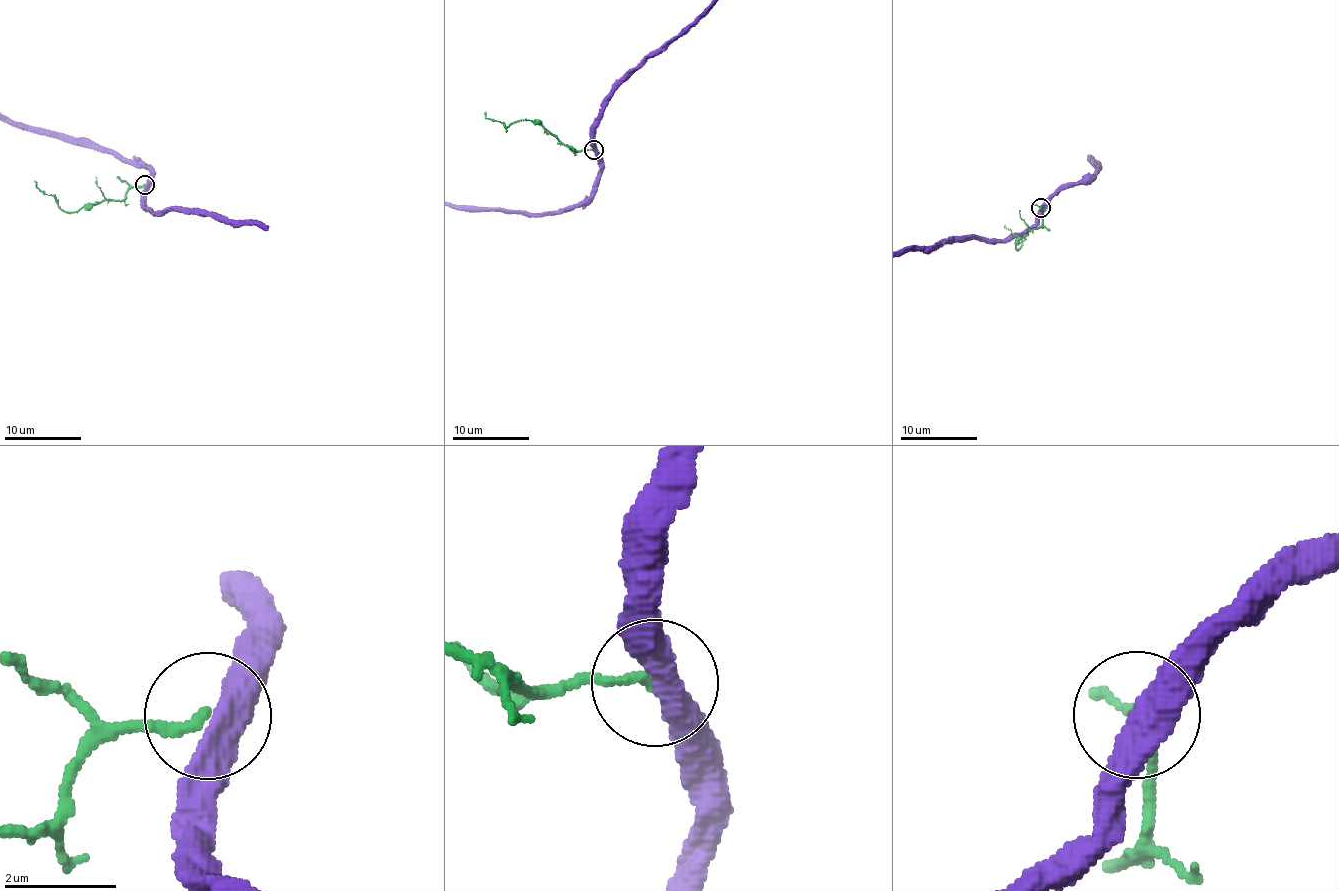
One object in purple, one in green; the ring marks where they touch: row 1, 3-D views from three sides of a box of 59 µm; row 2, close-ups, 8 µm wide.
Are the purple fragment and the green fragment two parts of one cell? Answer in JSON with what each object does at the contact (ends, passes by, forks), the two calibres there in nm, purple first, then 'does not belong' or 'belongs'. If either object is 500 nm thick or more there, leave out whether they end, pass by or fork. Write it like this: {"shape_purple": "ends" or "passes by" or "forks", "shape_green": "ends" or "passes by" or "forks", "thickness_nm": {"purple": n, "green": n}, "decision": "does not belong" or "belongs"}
{"shape_purple": "passes by", "shape_green": "ends", "thickness_nm": {"purple": 480, "green": 180}, "decision": "does not belong"}

